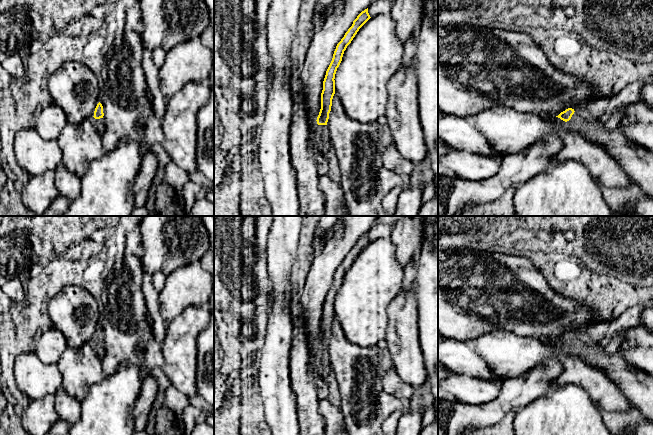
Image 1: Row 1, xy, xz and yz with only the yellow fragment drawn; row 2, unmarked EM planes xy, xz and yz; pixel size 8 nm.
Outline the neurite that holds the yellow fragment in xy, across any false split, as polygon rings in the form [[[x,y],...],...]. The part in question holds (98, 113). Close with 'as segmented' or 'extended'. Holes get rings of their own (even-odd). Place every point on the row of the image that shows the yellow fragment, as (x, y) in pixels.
[[[99,102],[95,108],[94,111],[94,116],[92,118],[93,124],[96,128],[96,130],[99,132],[100,135],[102,135],[103,131],[104,131],[104,123],[103,123],[103,118],[104,113],[103,113],[103,106],[102,104]]]; extended

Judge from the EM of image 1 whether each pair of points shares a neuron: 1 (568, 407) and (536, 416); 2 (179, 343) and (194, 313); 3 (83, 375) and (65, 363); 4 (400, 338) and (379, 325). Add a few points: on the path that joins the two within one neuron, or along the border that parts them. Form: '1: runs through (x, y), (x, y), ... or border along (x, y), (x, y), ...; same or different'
1: runs through (560, 415), (544, 416); same
2: runs through (181, 336), (181, 332), (193, 320); same
3: runs through (79, 371), (72, 364), (69, 364); same
4: border along (388, 306), (388, 321), (384, 339); different

